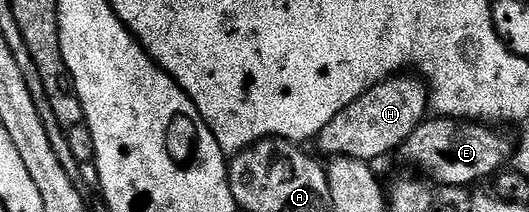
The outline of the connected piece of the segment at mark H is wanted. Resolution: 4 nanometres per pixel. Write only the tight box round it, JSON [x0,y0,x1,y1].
[318,74,430,162]

